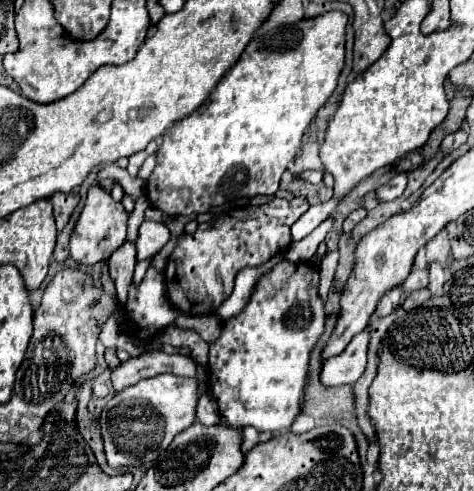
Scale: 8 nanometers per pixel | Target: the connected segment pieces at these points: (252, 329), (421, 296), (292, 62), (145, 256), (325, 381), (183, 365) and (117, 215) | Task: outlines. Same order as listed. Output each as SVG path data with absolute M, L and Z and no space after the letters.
M281 260L255 284L245 308L223 322L221 336L209 344L207 372L211 372L207 384L217 402L219 414L235 428L253 426L257 432L289 430L301 410L301 390L307 380L309 354L317 338L325 330L325 308L317 296L319 272L311 262Z
M427 288L411 290L411 292L407 294L405 302L403 302L403 308L405 308L405 310L411 310L411 308L415 308L415 306L421 306L429 296L431 296L431 294L429 294L429 290L427 290Z
M327 12L253 38L209 98L191 116L179 120L163 134L155 170L147 178L147 200L167 216L189 216L237 198L273 196L279 190L281 174L301 148L307 126L337 86L345 62L345 26L347 16L343 12Z
M145 220L139 228L139 240L137 240L137 260L149 260L153 258L167 242L171 234L169 228L162 222Z
M369 328L357 334L351 344L339 356L333 356L325 362L321 370L321 384L325 388L355 384L365 372L367 364L367 344L369 344Z
M147 352L137 358L129 358L121 362L113 372L111 372L111 382L115 392L121 392L127 386L137 384L139 380L171 372L177 376L189 376L195 378L197 364L189 356L181 354L165 354L165 352Z
M91 186L87 192L85 206L71 232L71 240L69 240L71 258L77 264L87 264L87 266L107 260L125 242L125 220L127 220L127 212L123 204L115 202L105 188Z

